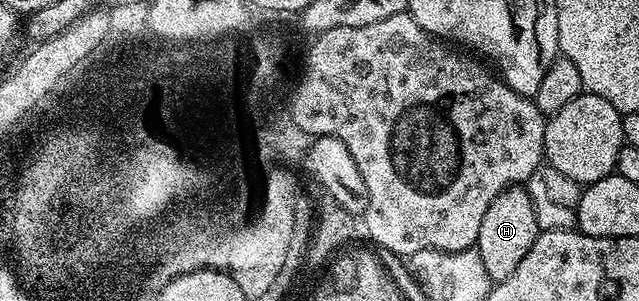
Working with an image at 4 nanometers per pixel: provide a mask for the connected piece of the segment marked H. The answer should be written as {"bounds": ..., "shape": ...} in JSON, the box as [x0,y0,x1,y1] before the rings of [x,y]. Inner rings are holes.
{"bounds":[474,185,542,281],"shape":[[[517,185],[498,193],[498,197],[490,201],[486,217],[482,217],[482,229],[478,229],[474,249],[482,257],[482,265],[486,265],[486,273],[493,281],[510,277],[510,273],[518,269],[518,261],[526,257],[530,245],[534,245],[536,236],[542,230],[542,224],[536,220],[536,207],[524,190],[523,186]]]}

